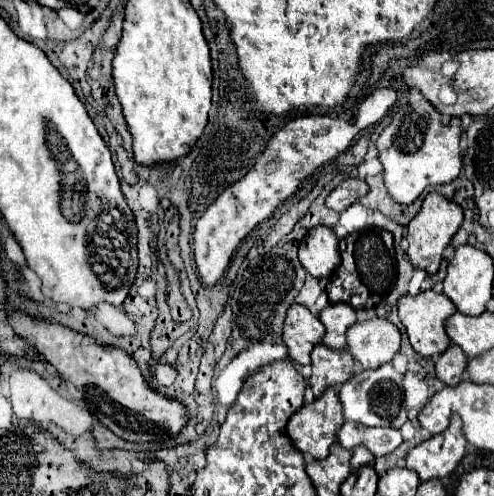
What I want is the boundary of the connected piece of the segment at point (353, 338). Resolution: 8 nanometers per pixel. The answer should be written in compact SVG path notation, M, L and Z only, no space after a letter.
M372 318L368 322L356 322L348 330L348 352L366 370L380 368L392 362L400 350L400 330L384 320Z

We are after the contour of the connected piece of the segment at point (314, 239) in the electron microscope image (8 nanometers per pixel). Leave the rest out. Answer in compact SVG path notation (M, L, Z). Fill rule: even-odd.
M328 226L312 228L304 242L300 242L298 258L306 272L310 272L314 278L328 278L336 266L340 266L338 238L334 230Z

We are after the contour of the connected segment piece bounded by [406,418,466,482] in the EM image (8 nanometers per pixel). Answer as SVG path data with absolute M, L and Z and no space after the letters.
M452 418L450 426L430 440L414 446L406 456L406 468L414 470L420 480L450 476L466 454L466 438L460 418Z

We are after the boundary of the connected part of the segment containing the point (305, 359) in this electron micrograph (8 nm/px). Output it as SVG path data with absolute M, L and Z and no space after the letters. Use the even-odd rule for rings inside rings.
M294 304L286 314L282 338L288 346L290 358L302 366L308 366L312 348L324 338L324 326L316 316L310 314L306 306Z

